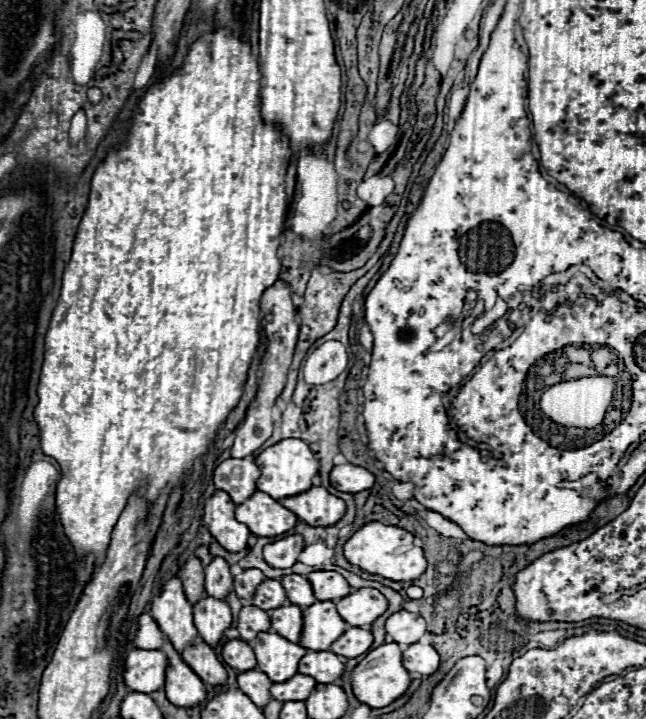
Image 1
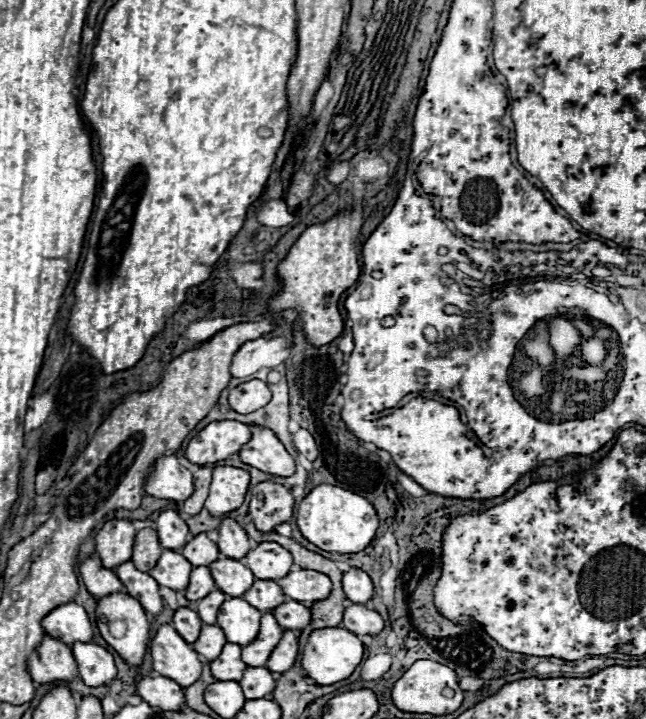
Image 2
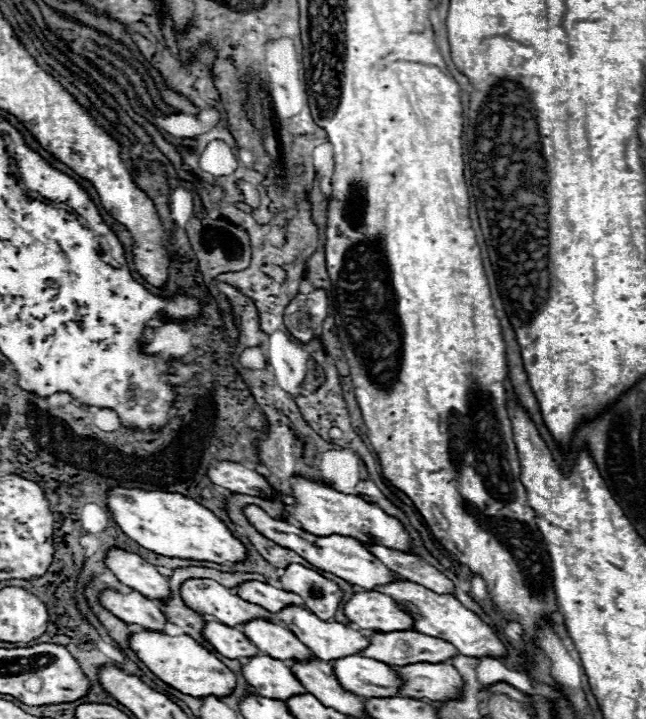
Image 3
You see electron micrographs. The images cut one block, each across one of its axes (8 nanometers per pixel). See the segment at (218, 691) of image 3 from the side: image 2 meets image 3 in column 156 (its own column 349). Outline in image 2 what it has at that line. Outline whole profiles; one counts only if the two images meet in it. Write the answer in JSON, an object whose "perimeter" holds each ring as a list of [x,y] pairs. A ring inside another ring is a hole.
{"perimeter":[[[324,628],[324,630],[314,630],[310,634],[308,644],[304,646],[304,652],[302,652],[302,668],[320,686],[328,686],[328,684],[346,680],[362,662],[362,656],[364,656],[364,644],[358,640],[356,634],[344,628]]]}

